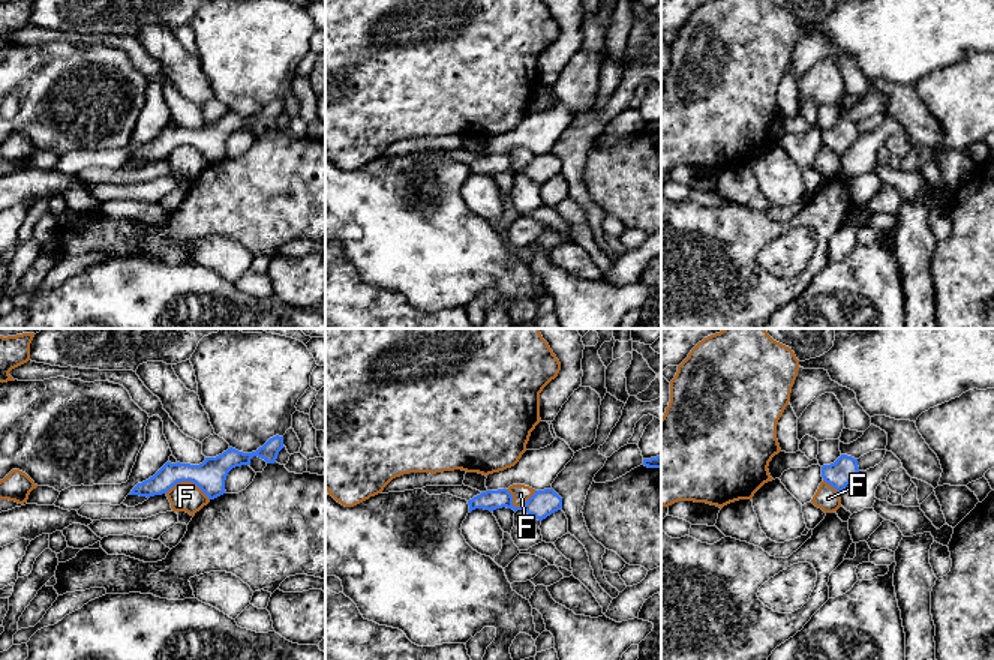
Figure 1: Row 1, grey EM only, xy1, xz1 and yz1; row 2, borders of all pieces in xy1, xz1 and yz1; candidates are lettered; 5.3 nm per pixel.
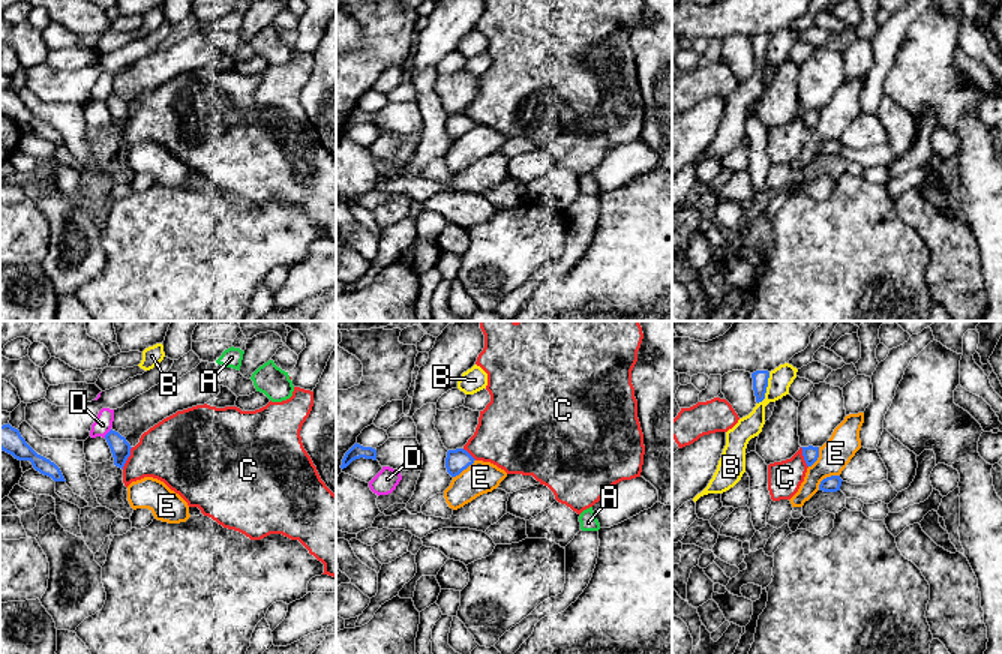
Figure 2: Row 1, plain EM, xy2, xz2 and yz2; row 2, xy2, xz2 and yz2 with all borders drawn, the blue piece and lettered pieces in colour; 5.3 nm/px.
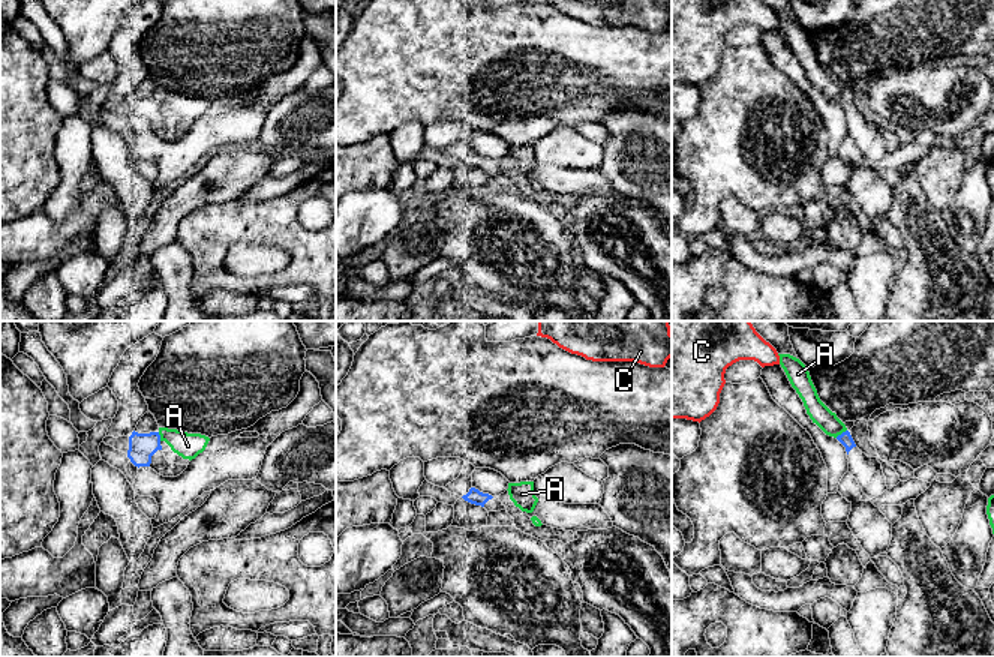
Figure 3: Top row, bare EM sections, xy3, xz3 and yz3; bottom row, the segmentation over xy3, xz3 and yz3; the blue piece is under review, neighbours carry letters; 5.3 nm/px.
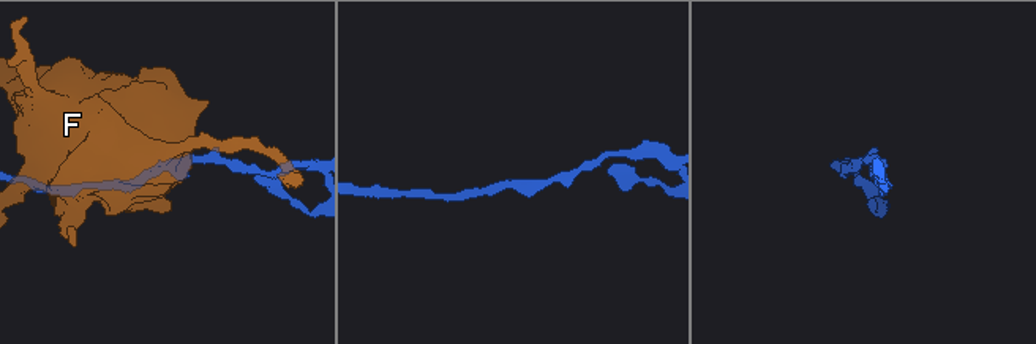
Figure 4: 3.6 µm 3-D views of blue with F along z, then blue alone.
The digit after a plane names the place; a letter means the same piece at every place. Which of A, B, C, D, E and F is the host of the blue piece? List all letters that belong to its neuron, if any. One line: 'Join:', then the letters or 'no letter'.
Join: no letter

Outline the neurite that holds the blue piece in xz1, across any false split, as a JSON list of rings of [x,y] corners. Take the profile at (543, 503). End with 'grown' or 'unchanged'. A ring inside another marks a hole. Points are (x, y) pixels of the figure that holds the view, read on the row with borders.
[[[507,489],[486,490],[468,501],[469,513],[475,508],[496,510],[513,508],[523,510],[538,520],[546,519],[552,513],[562,508],[562,498],[553,489],[535,490],[535,494],[522,506],[513,506],[513,496]]] | unchanged

